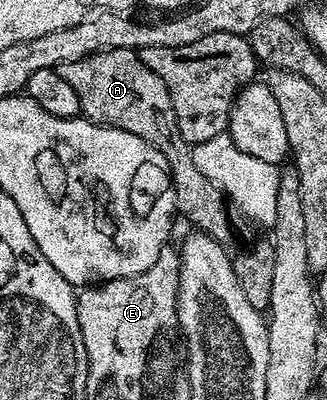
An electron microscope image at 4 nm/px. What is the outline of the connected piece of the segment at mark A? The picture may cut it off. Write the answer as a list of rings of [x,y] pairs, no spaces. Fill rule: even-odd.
[[[114,49],[113,51],[101,51],[89,55],[85,59],[77,59],[73,63],[65,63],[58,68],[61,79],[73,87],[73,92],[77,95],[79,112],[88,121],[95,122],[96,125],[109,125],[112,129],[124,129],[149,143],[161,155],[165,155],[165,163],[171,171],[171,186],[175,192],[175,208],[180,218],[191,224],[198,232],[209,235],[218,245],[231,247],[235,241],[235,233],[231,230],[231,217],[228,202],[225,200],[224,192],[209,179],[204,172],[199,171],[193,161],[192,146],[181,139],[177,131],[177,119],[173,111],[173,103],[169,99],[169,91],[161,79],[140,59],[138,52],[134,49]]]

